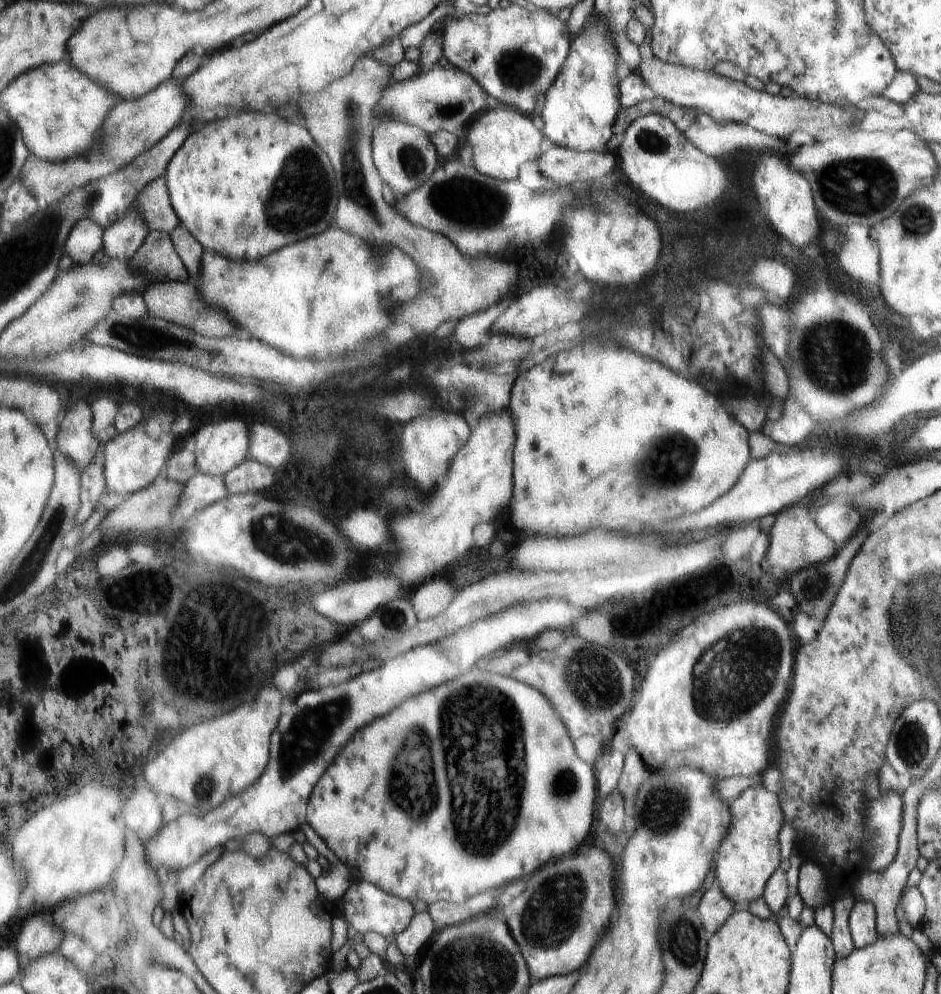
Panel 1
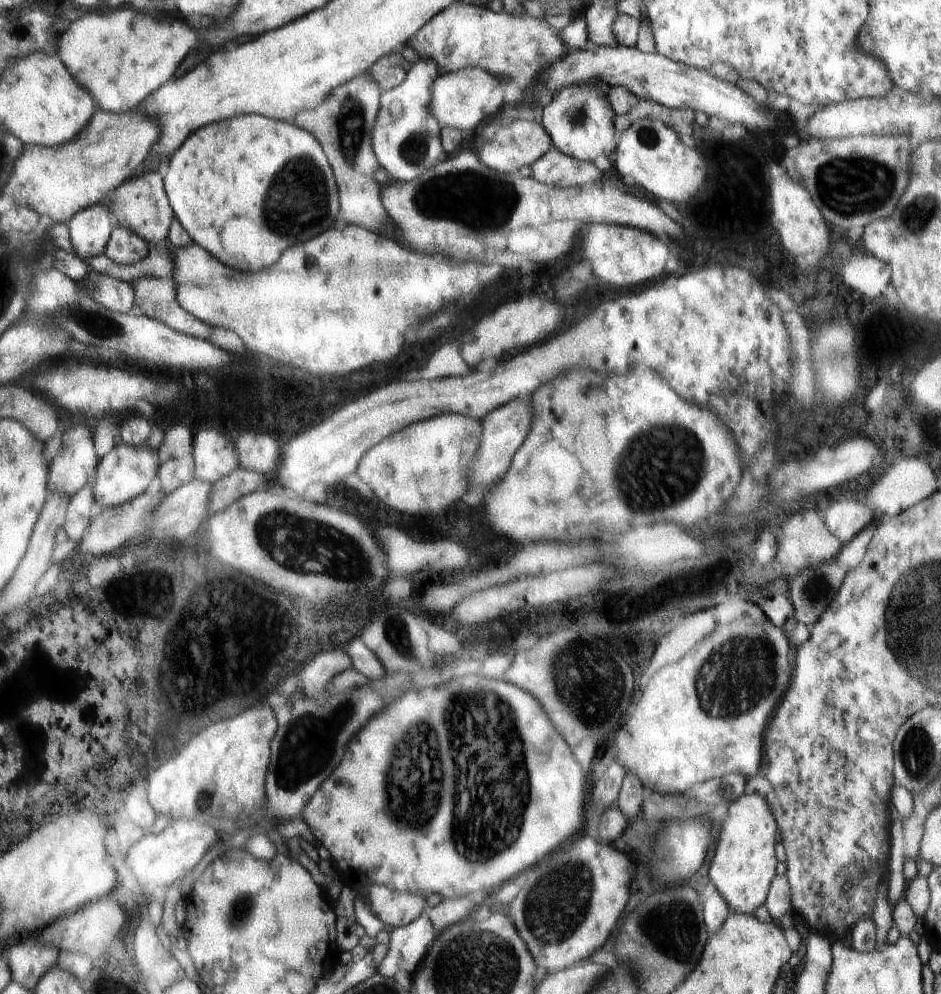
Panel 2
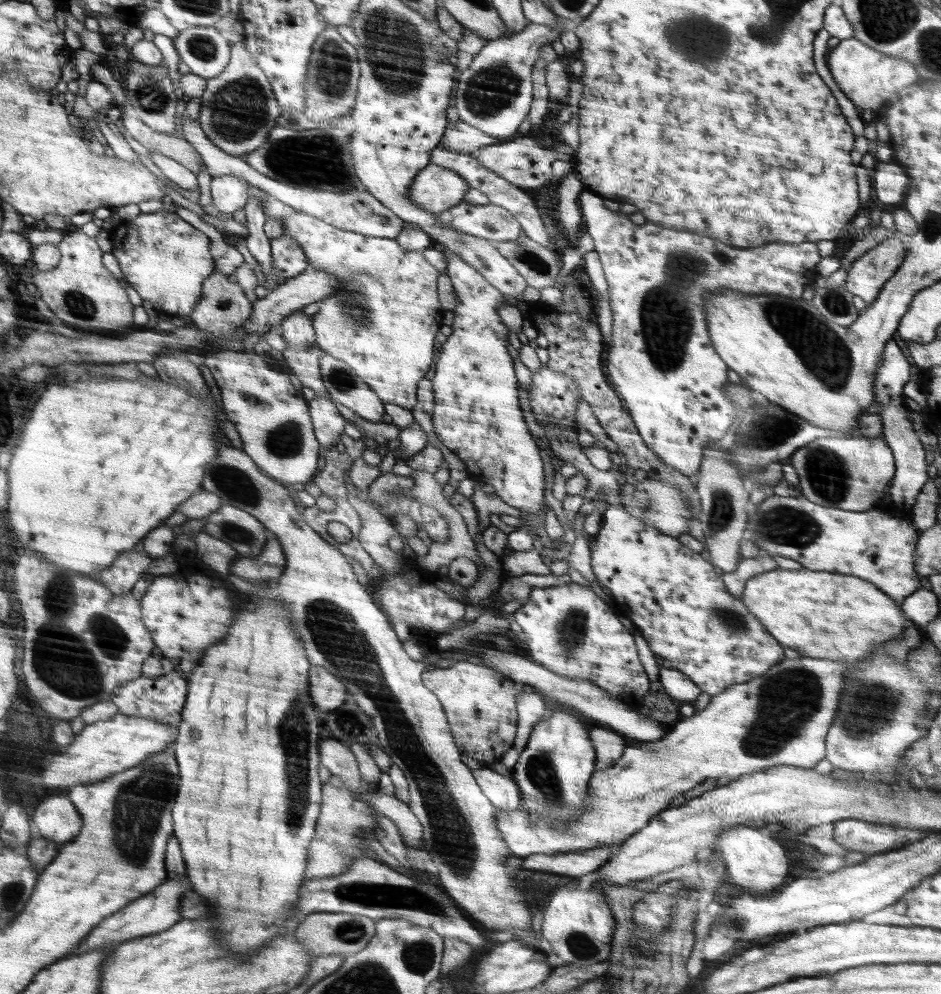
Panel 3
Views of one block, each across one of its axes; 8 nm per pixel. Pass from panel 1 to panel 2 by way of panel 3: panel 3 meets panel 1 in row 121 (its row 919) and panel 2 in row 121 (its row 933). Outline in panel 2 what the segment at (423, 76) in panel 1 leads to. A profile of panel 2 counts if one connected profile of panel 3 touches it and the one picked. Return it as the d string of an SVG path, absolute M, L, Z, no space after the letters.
M482 68L452 69L443 72L434 81L434 88L430 90L430 114L442 128L458 128L460 132L474 130L480 122L488 116L494 116L500 106L504 104L504 90L508 80L498 78Z

